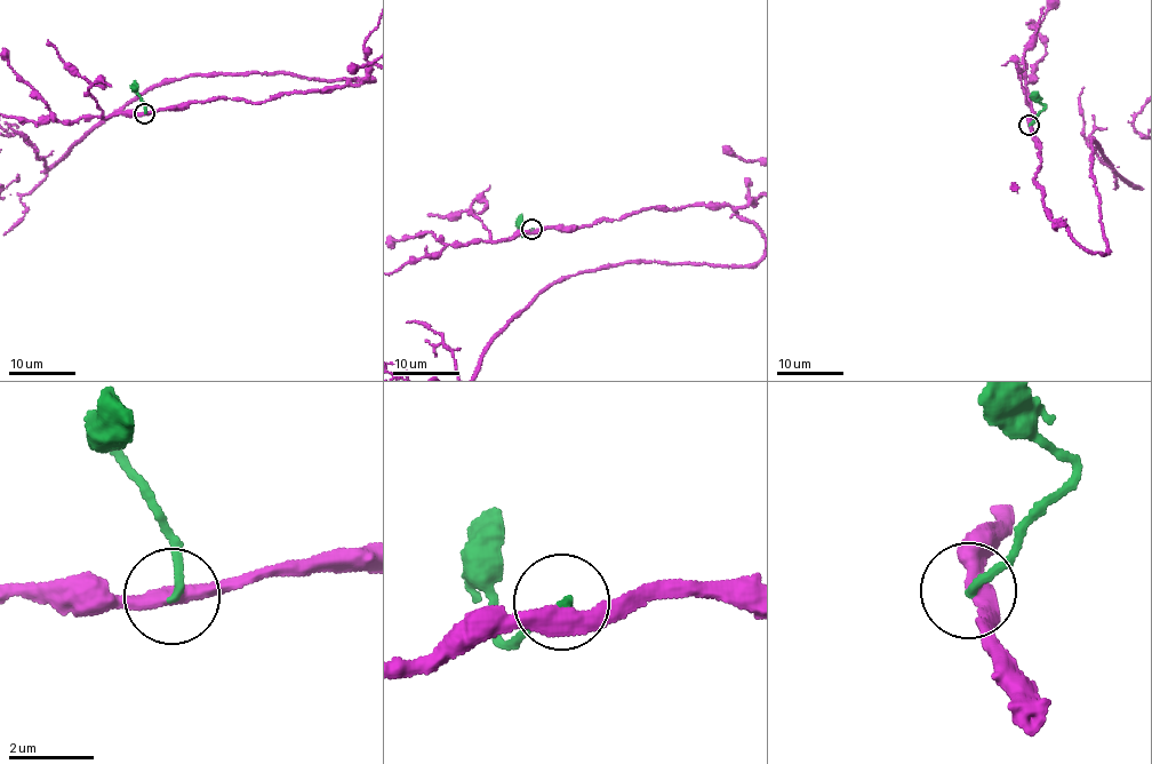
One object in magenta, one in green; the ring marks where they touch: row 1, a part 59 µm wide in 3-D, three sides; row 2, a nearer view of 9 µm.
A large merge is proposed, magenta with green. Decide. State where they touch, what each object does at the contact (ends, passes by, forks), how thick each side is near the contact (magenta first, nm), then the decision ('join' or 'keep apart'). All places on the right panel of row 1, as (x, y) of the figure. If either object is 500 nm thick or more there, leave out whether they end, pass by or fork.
place (1029, 125); magenta passes by; green ends; calibres 400 and 190 nm; keep apart

